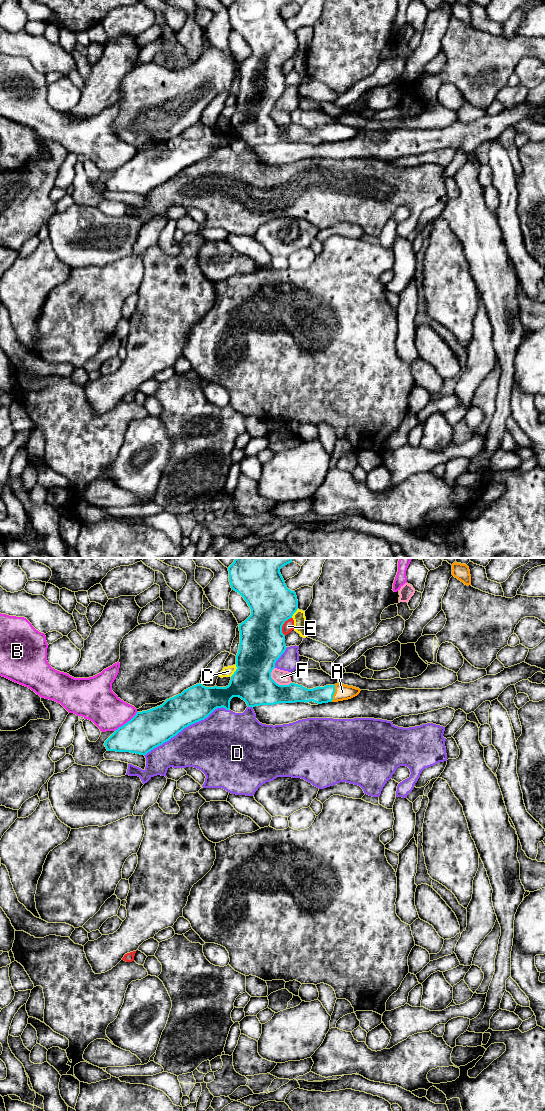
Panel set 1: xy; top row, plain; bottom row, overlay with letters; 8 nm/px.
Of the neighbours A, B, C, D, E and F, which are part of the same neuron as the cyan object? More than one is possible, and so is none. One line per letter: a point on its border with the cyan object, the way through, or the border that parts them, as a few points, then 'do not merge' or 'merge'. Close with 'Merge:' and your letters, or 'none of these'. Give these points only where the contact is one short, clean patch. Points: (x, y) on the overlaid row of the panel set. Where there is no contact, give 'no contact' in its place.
A: contact xy (333, 693); way xy (319, 695), (333, 693), (342, 692); merge
B: contact xy (126, 723); do not merge
C: contact xy (236, 670); do not merge
D: contact xy (186, 726); do not merge
E: contact xy (282, 625); do not merge
F: contact xy (278, 684); do not merge
Merge: A

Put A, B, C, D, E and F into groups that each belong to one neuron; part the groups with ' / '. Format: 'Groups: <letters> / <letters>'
Groups: A / B / C / D / E / F

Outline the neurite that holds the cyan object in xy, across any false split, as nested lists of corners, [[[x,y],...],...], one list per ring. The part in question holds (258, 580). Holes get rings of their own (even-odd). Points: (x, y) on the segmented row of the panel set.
[[[236,558],[228,567],[229,582],[232,590],[238,592],[251,609],[251,615],[239,624],[240,644],[236,655],[236,671],[226,687],[205,687],[196,684],[181,694],[167,699],[162,705],[147,711],[137,712],[123,726],[119,727],[105,741],[107,751],[130,752],[146,755],[154,748],[169,741],[184,728],[204,720],[215,709],[230,709],[233,697],[244,700],[248,707],[274,705],[279,703],[310,702],[318,704],[351,699],[360,693],[360,689],[337,683],[307,689],[302,685],[290,683],[279,685],[271,678],[276,661],[286,650],[283,624],[298,609],[295,591],[287,588],[280,569],[291,563],[291,558]]]

